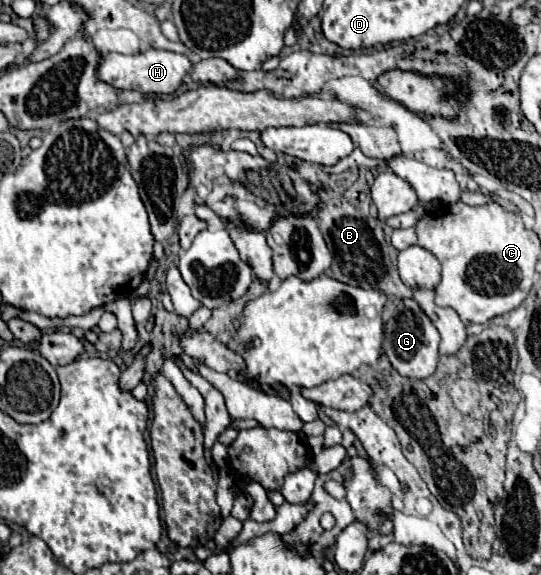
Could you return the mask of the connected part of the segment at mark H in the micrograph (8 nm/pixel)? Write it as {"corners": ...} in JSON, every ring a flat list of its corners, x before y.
{"corners":[[148,50,140,52,136,56,124,56,124,54,106,54,104,62,98,68,98,78,124,90,138,90,142,94,174,94,190,74,194,62,176,52,168,50]]}

